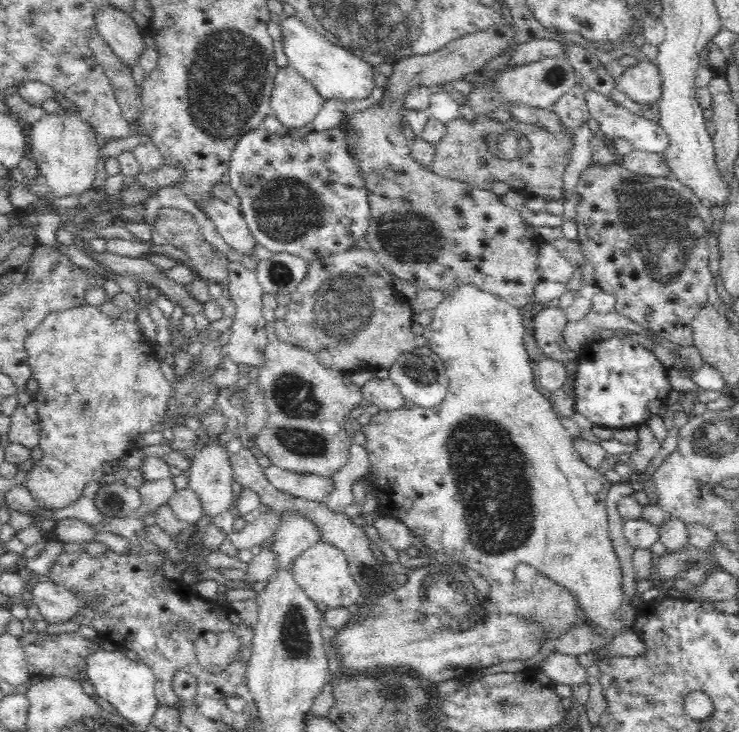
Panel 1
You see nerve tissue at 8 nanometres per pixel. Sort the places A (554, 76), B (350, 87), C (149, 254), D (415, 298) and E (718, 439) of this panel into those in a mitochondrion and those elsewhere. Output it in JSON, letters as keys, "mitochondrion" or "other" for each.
{"A":"mitochondrion","B":"other","C":"other","D":"other","E":"mitochondrion"}

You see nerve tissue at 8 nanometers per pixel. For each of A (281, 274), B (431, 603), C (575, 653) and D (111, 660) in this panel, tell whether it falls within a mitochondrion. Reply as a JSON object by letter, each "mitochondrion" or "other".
{"A":"mitochondrion","B":"mitochondrion","C":"other","D":"other"}

